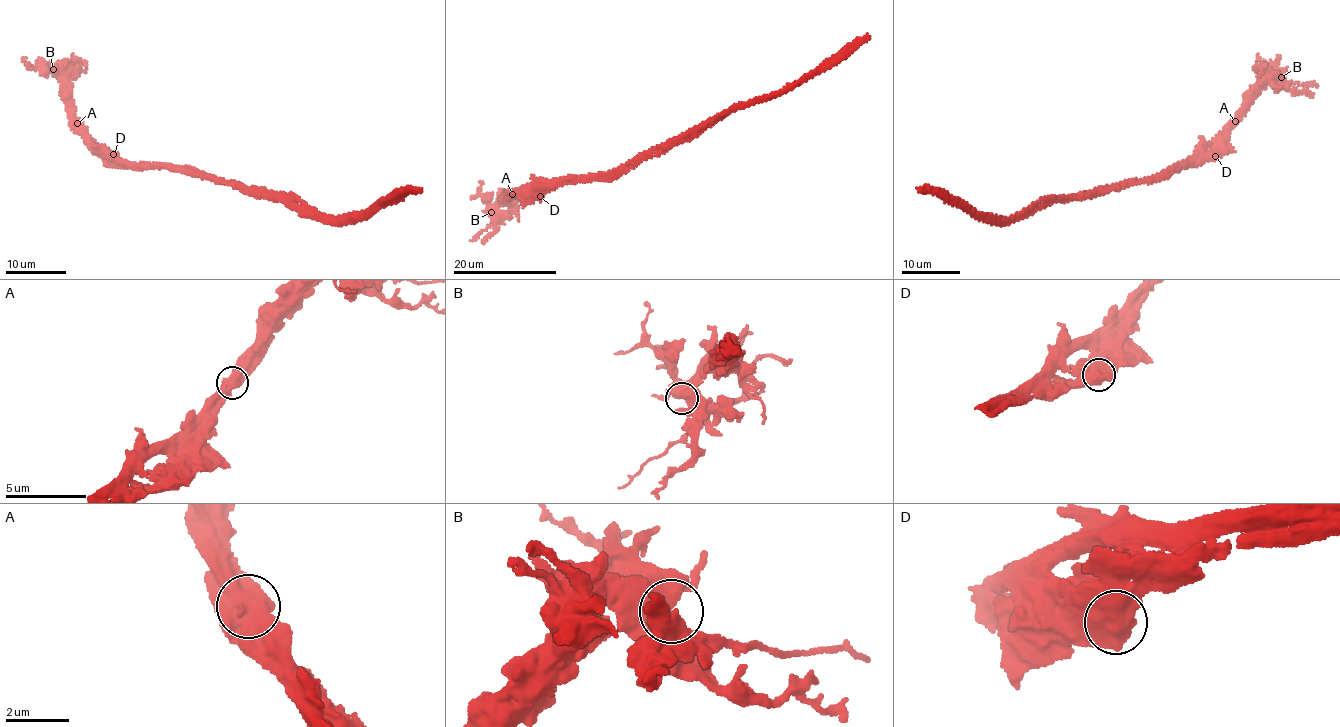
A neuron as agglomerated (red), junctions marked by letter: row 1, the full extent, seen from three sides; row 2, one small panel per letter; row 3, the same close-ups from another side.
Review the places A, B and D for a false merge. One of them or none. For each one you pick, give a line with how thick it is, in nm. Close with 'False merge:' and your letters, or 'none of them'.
A: calibre 850 nm
False merge: A

